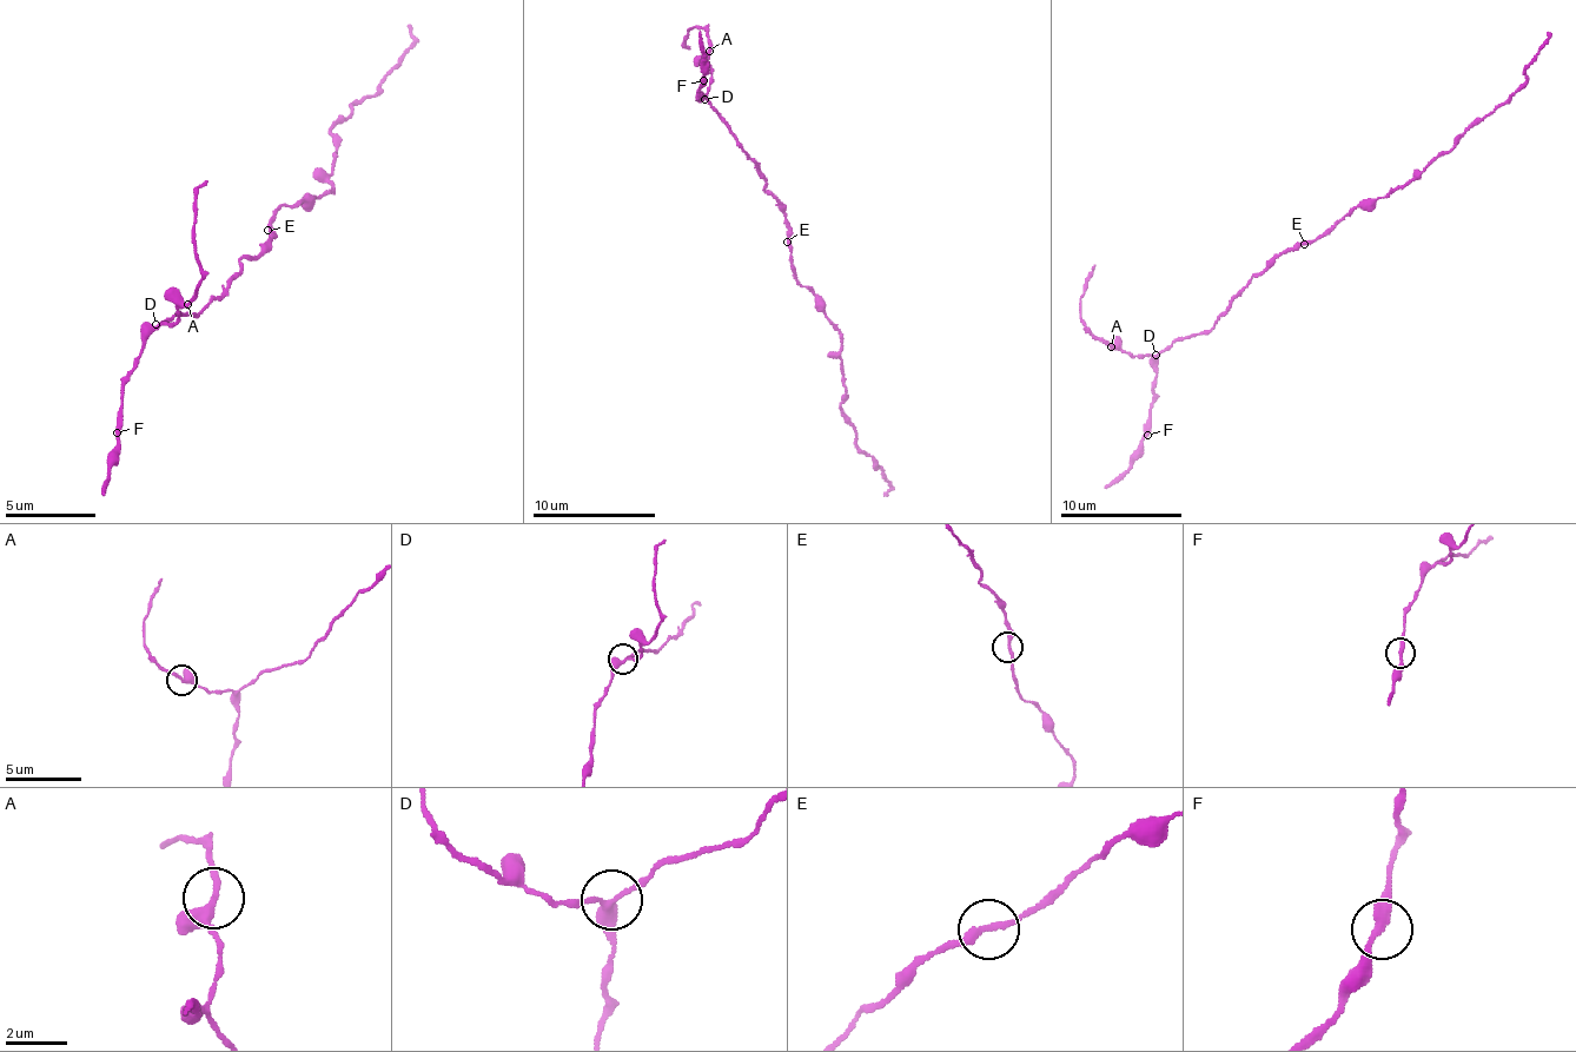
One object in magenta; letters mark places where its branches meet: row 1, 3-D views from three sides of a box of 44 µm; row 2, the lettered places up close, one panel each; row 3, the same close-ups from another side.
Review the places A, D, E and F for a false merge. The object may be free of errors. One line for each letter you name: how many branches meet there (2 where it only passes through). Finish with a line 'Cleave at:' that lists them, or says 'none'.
Cleave at: none

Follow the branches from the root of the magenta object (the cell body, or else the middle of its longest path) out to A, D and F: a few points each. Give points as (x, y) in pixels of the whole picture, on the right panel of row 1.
A: (1302, 243), (1286, 249), (1250, 279), (1207, 331), (1176, 341), (1149, 356), (1112, 346)
D: (1302, 243), (1286, 249), (1250, 279), (1207, 331), (1176, 341), (1156, 355)
F: (1302, 243), (1286, 249), (1250, 279), (1207, 331), (1176, 341), (1156, 358), (1151, 431), (1147, 435)

